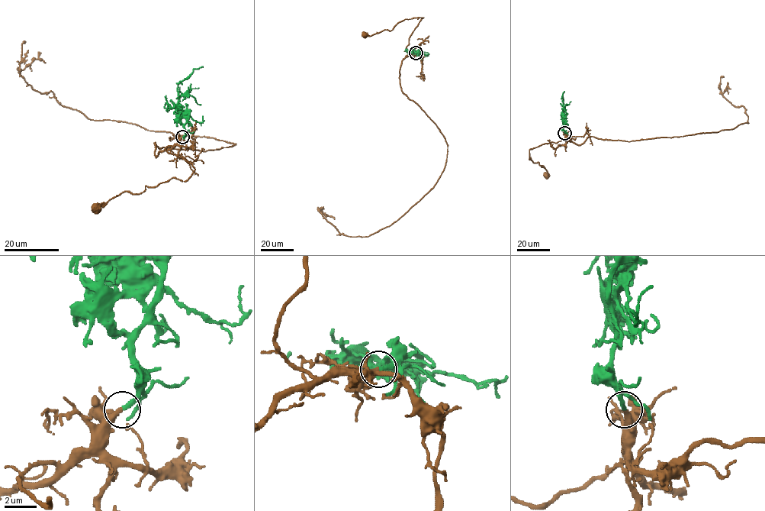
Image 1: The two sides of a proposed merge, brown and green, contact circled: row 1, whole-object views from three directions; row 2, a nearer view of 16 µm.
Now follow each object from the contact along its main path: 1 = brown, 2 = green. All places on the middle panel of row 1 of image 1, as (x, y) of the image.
1: (416, 53), (409, 53), (406, 49), (410, 35), (423, 17), (404, 19), (390, 30), (364, 34)
2: (416, 53), (428, 53)

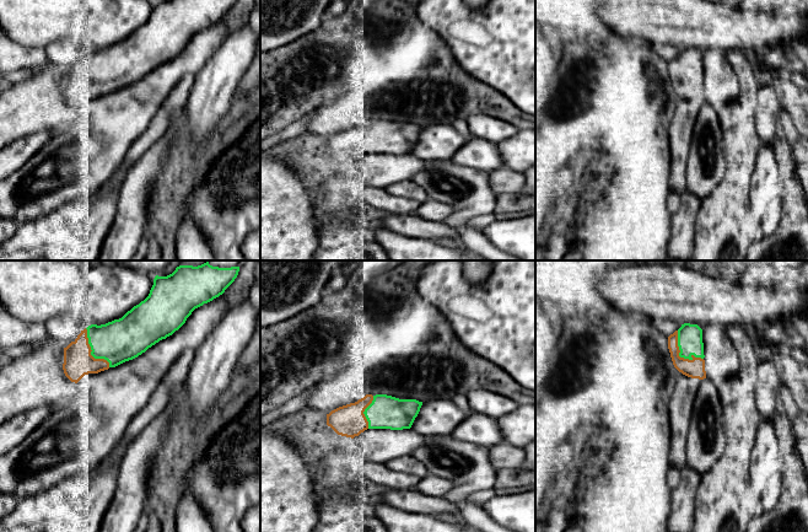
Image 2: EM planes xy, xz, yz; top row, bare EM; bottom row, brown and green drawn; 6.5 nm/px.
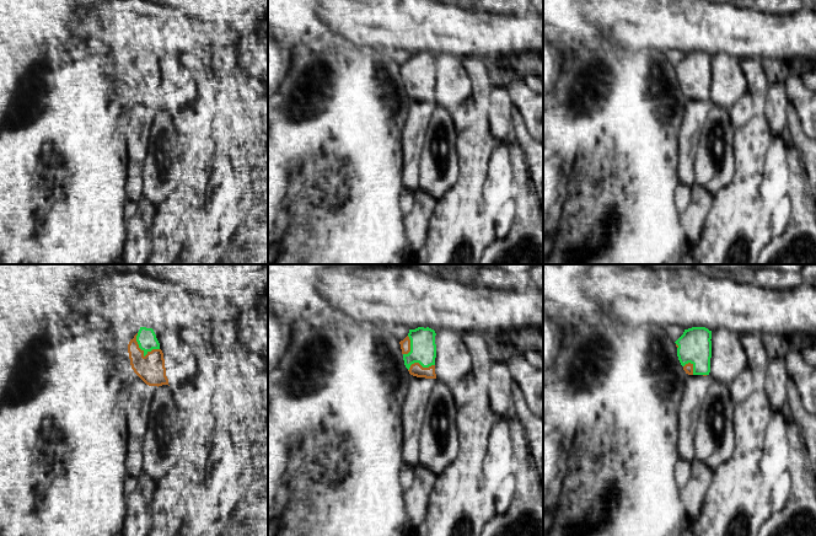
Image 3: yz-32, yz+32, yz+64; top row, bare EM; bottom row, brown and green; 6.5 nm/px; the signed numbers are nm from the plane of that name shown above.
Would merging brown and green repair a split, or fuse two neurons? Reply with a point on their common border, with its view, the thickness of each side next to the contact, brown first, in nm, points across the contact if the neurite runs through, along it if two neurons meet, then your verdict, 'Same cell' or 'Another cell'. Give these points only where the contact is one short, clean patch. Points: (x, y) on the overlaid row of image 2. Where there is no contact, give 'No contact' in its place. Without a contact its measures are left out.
Touches brown at yz (678, 355). Thickness 130 nm (brown) against 160 nm. Another cell

